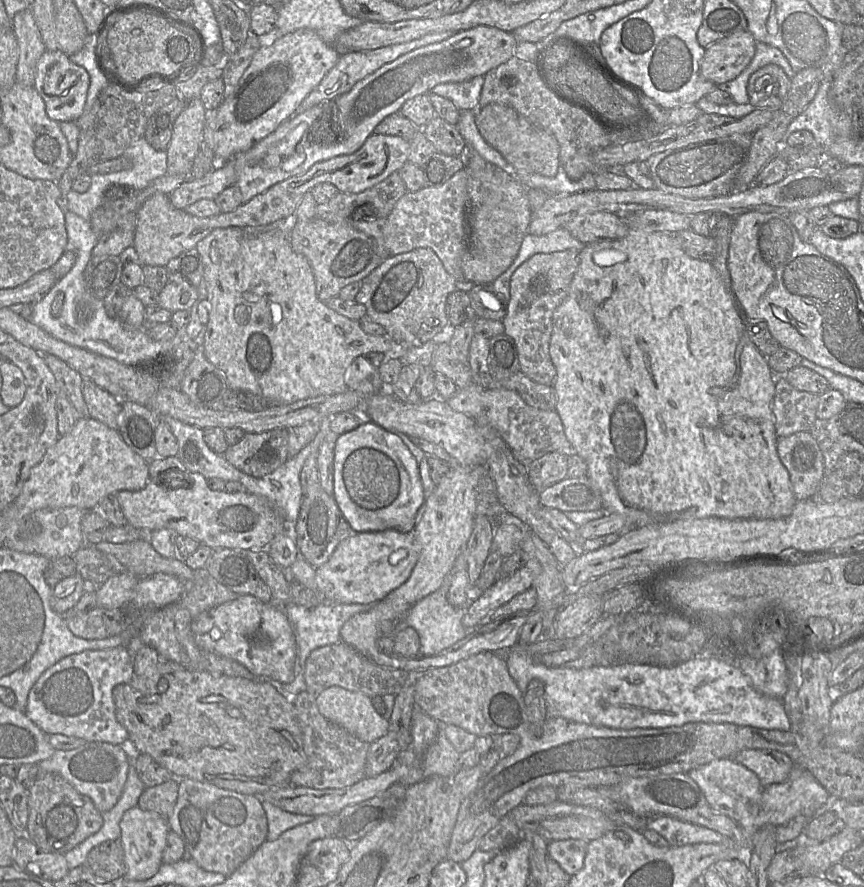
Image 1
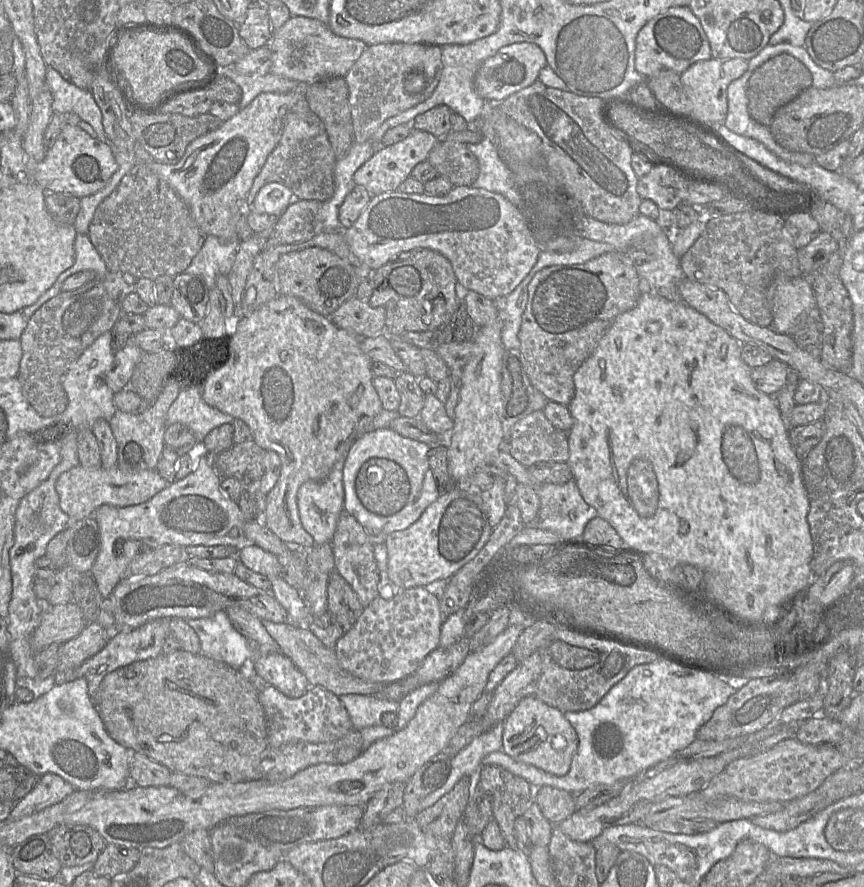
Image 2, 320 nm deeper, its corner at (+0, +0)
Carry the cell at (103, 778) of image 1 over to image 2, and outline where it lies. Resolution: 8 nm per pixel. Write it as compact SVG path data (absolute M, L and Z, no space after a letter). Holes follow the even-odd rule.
M46 773L32 791L12 804L9 818L17 820L30 816L63 801L74 791L75 788L59 775Z

